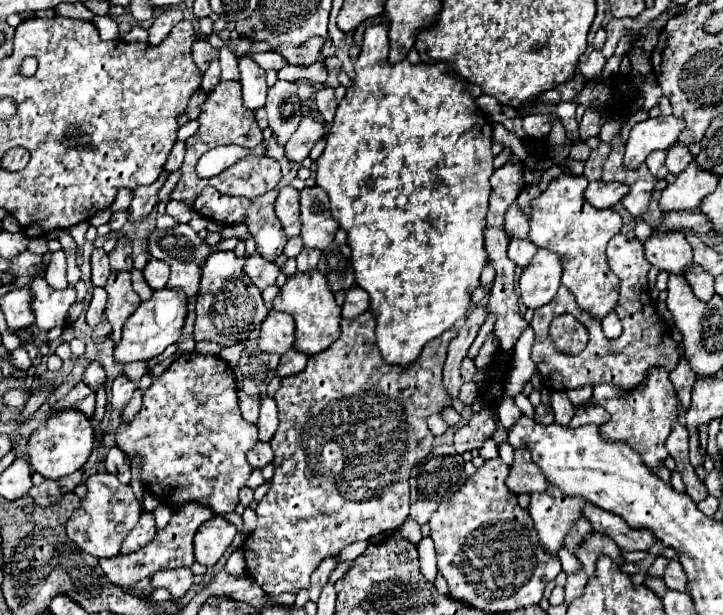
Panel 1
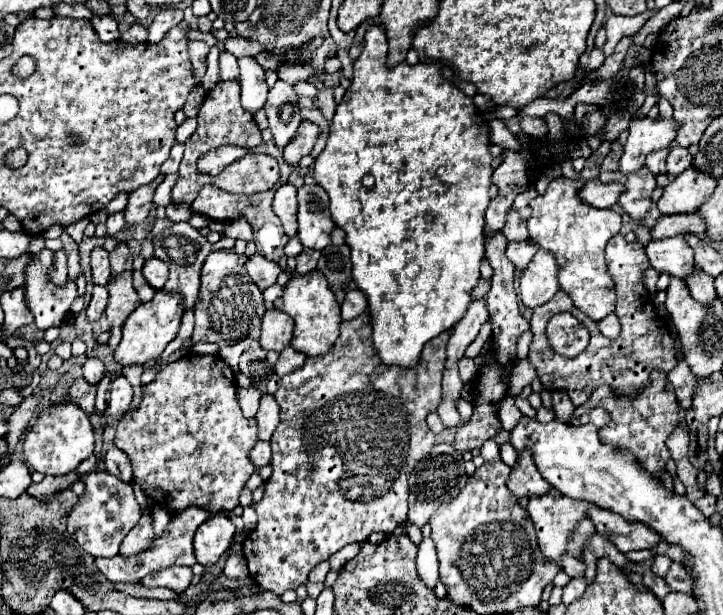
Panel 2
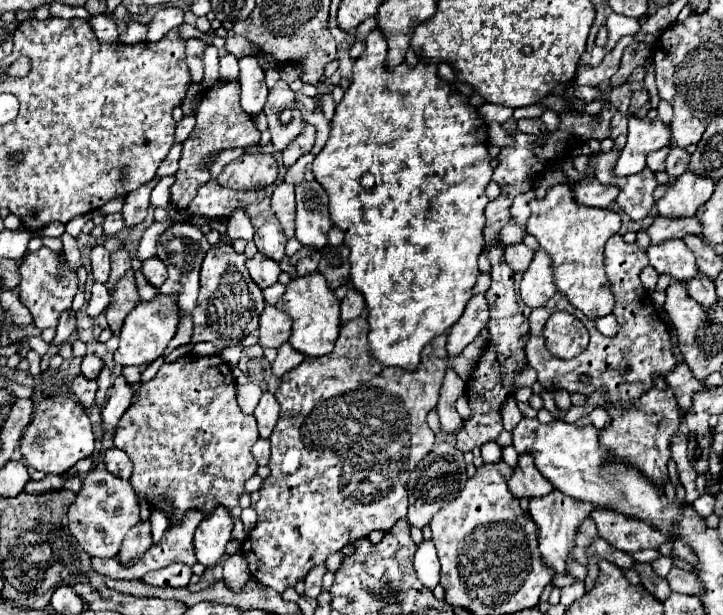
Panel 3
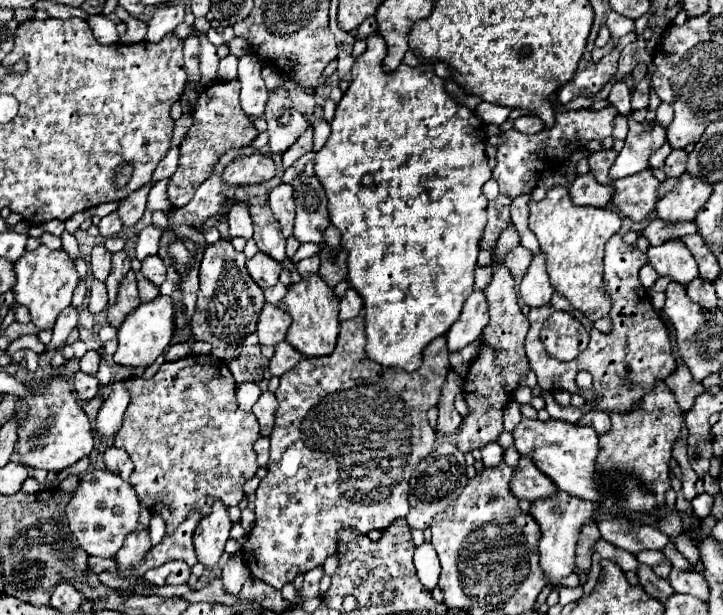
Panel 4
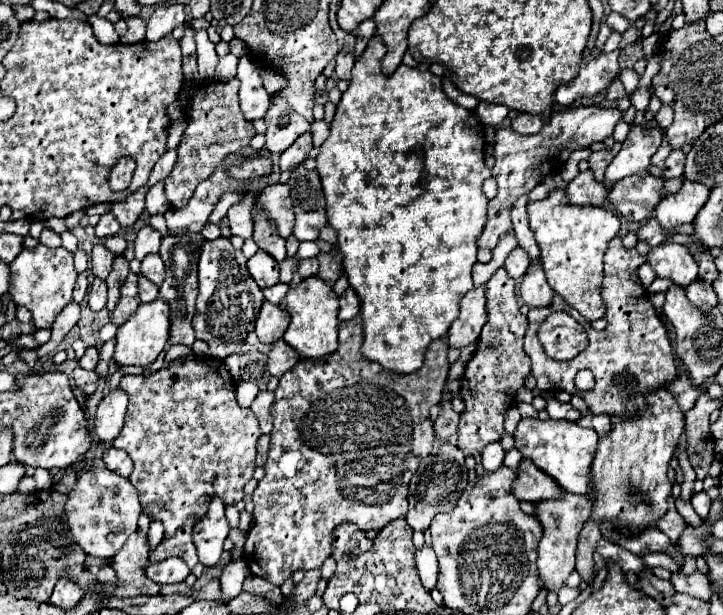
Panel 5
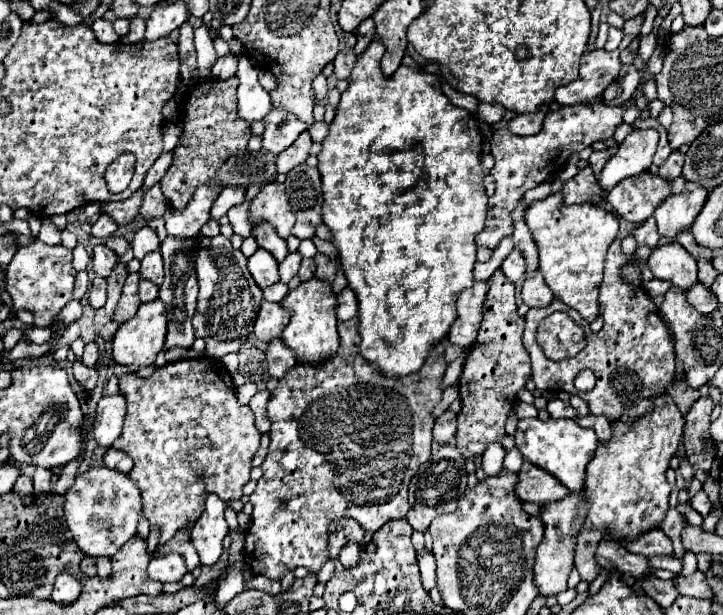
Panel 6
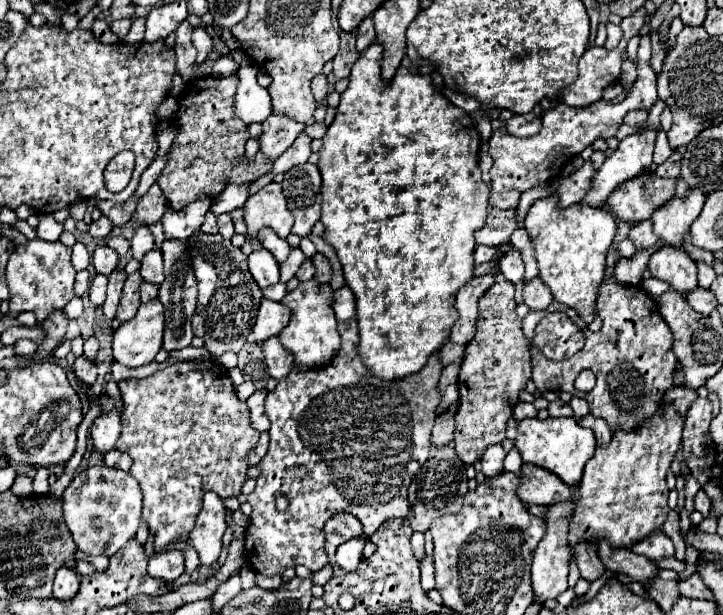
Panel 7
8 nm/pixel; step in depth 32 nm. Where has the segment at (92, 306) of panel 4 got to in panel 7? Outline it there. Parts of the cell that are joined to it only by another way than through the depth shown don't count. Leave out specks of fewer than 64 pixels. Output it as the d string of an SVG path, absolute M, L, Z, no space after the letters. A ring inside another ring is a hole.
M100 274L94 276L94 280L92 280L92 284L90 284L90 294L88 294L88 296L90 296L90 302L92 302L94 306L104 304L106 284L108 284L108 278L106 278L106 276L100 276Z

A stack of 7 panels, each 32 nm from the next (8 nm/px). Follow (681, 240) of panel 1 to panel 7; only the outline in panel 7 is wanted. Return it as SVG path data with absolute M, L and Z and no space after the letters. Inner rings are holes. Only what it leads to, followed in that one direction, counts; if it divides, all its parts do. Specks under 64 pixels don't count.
M660 246L648 262L648 270L654 278L668 282L676 292L688 294L696 288L696 262L680 248Z

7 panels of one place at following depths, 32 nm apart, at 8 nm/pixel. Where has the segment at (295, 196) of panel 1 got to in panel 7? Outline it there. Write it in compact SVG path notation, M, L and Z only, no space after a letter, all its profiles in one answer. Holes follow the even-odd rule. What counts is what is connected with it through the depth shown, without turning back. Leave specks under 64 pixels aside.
M270 182L258 194L250 196L244 206L244 220L248 224L248 236L254 240L254 250L262 248L258 242L258 230L264 226L270 226L280 238L286 238L292 230L294 216L288 210L282 184Z

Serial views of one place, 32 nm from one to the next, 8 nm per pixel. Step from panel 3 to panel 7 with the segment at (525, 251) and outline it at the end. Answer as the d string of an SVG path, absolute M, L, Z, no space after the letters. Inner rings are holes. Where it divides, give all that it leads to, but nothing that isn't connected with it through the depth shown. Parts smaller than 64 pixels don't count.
M512 250L510 254L506 254L502 260L500 260L500 272L512 282L512 284L518 284L522 278L524 278L524 262L520 258L520 252L518 250Z

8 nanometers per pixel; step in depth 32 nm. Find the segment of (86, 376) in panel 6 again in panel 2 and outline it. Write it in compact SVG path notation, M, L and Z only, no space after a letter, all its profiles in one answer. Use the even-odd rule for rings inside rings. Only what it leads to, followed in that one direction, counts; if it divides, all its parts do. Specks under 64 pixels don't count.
M80 378L70 388L66 402L72 402L78 408L82 408L86 414L92 414L94 412L94 396L96 396L96 386L92 386L84 378Z

